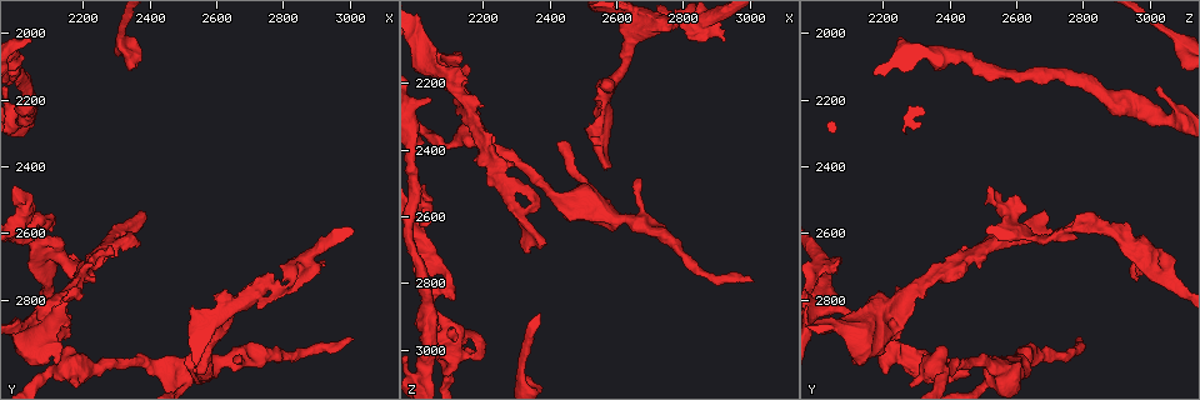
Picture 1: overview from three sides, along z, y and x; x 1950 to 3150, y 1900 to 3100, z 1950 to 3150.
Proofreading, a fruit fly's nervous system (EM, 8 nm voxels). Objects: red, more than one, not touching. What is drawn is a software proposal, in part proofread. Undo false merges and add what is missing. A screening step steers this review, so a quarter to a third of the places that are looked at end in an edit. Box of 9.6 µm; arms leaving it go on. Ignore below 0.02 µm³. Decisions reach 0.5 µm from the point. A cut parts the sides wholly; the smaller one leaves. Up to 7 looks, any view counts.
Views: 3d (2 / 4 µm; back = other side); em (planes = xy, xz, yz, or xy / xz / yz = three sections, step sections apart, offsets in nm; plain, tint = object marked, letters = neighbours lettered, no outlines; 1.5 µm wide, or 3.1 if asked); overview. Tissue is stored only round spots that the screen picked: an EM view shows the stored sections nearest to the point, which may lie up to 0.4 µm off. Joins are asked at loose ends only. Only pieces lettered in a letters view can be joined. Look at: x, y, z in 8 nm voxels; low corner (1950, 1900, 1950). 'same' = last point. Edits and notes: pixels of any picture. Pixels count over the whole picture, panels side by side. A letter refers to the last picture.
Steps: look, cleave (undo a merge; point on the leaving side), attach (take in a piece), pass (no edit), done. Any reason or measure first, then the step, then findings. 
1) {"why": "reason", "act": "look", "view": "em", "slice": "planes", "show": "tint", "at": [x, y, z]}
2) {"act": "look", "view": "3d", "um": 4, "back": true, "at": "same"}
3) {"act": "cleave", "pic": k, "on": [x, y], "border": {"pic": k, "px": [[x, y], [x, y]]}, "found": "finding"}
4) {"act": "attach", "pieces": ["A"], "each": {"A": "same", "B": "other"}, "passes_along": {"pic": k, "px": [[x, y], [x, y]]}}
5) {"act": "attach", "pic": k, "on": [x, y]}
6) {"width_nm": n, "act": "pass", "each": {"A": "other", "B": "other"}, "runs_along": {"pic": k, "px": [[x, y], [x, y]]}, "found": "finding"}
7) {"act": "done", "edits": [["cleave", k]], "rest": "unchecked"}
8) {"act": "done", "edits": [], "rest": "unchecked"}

{"why": "free end", "act": "look", "view": "3d", "um": 4, "at": [2060, 2600, 2770]}

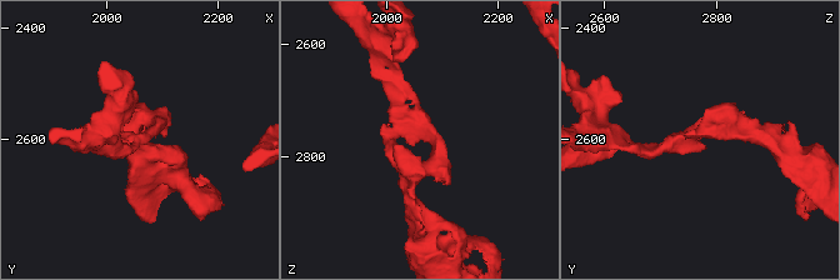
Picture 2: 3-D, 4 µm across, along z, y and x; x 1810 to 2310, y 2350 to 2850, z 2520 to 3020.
{"why": "shape alone is not enough", "act": "look", "view": "em", "slice": "planes", "show": "tint", "at": [2065, 2600, 2765]}

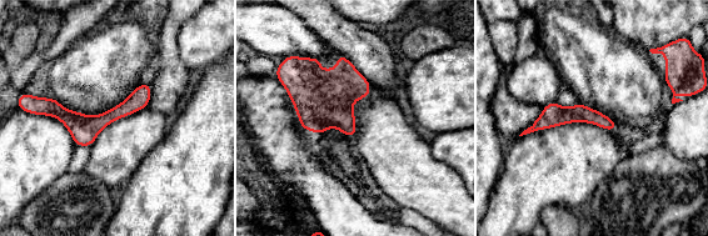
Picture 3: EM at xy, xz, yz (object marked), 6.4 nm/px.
{"why": "see the neighbours", "act": "look", "view": "em", "slice": "planes", "show": "letters", "at": "same"}

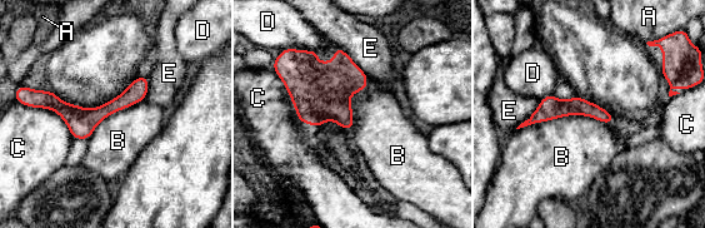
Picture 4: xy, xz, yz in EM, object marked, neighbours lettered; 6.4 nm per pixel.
{"act": "pass", "each": {"A": "other", "B": "other", "C": "other", "D": "other", "E": "other"}, "border": {"pic": 4, "px": [[539, 122], [590, 115], [609, 125]]}, "found": "none of them fits"}

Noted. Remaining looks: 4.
{"why": "branch stops here", "act": "look", "view": "3d", "um": 4, "at": [2340, 2580, 2700]}

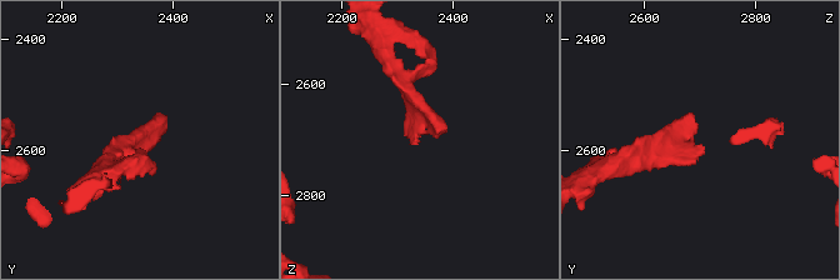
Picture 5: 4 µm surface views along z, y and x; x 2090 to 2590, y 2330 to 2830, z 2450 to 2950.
{"act": "look", "view": "em", "slice": "planes", "show": "plain", "at": [2335, 2585, 2705]}

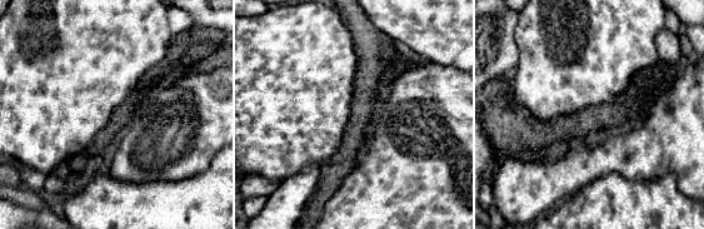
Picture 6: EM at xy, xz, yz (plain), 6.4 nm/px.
{"act": "look", "view": "em", "slice": "planes", "show": "letters", "at": "same"}

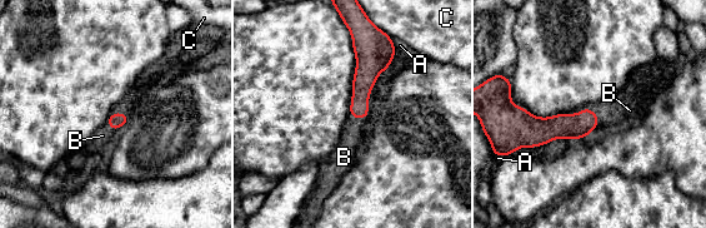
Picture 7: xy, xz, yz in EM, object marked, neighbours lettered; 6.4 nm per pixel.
{"act": "attach", "pieces": ["B"], "each": {"A": "other", "B": "same", "C": "other"}, "passes_along": {"pic": 7, "px": [[364, 80], [356, 118], [345, 154]]}, "found": "it goes on there"}

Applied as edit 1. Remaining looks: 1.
{"why": "free end", "act": "look", "view": "em", "slice": "planes", "show": "letters", "at": [3000, 2920, 2800]}

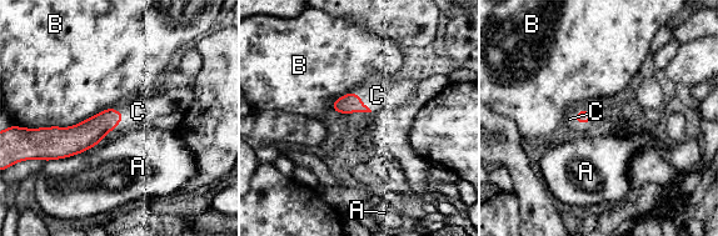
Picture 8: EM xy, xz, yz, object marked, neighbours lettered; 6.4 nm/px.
{"act": "attach", "pieces": ["C"], "each": {"A": "other", "B": "other", "C": "same"}, "passes_along": {"pic": 8, "px": [[582, 116], [578, 110], [569, 119]]}, "found": "the neuron continues"}

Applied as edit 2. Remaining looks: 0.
{"act": "done", "edits": [["attach", 7], ["attach", 8]], "rest": "unchecked"}

